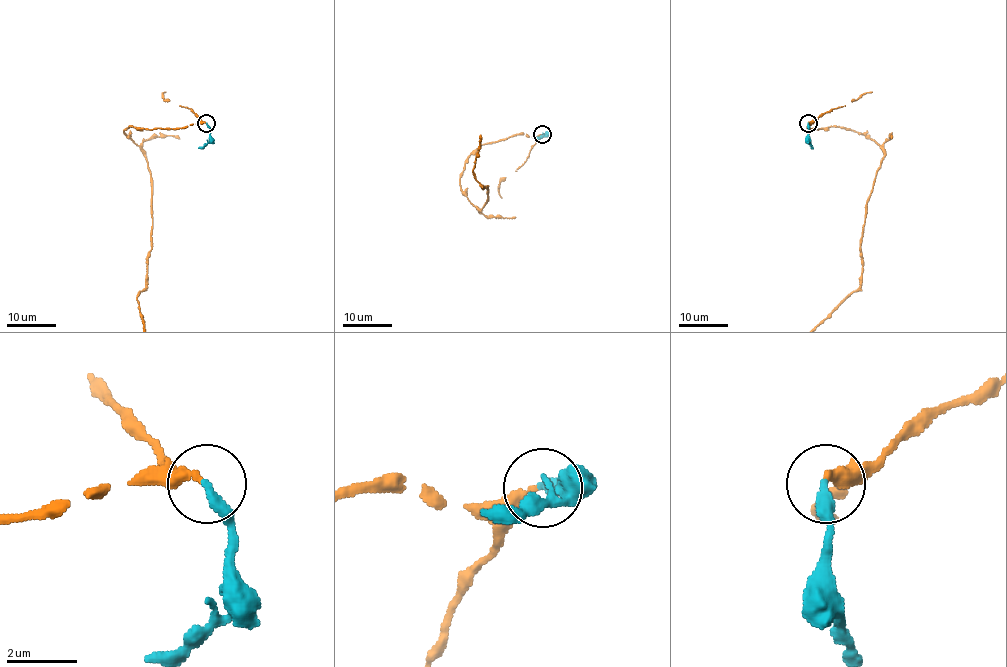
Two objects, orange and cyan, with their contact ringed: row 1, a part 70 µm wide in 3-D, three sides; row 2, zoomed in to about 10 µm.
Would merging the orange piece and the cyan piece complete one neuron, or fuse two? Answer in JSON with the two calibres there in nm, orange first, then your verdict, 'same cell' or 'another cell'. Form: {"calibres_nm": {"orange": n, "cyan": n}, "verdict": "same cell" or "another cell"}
{"calibres_nm": {"orange": 300, "cyan": 360}, "verdict": "same cell"}

